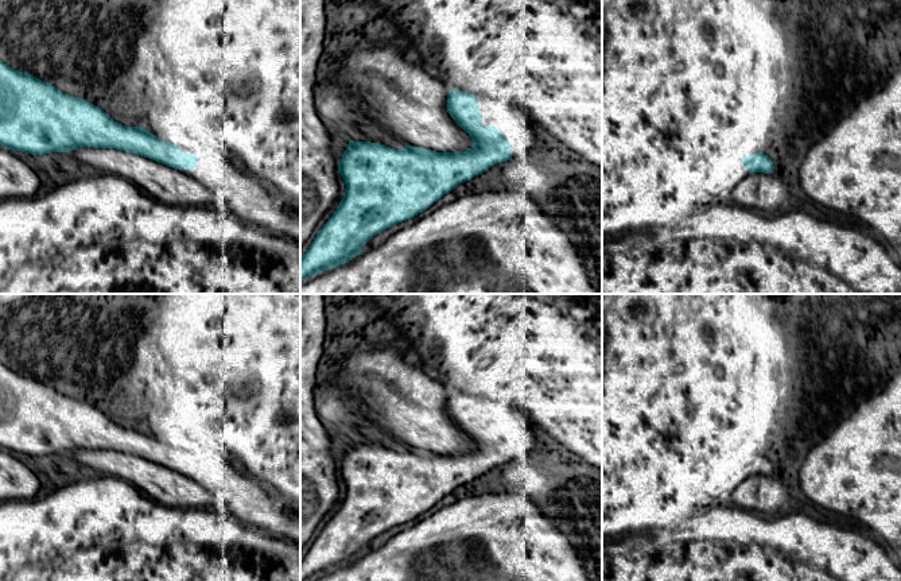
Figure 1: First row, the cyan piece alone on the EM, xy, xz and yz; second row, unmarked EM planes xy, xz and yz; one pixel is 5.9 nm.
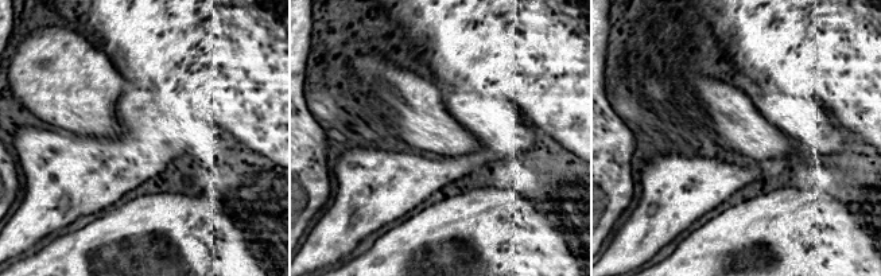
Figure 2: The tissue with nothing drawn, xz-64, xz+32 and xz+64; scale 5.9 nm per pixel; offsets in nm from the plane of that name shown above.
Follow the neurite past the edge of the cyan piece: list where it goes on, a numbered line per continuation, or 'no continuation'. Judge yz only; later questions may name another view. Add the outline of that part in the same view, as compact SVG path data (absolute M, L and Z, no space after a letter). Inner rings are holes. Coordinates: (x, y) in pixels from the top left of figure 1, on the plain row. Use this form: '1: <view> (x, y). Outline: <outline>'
1: yz (734, 475). Outline: M739 461L730 465L719 477L715 485L719 504L727 504L731 500L734 489L750 475Z

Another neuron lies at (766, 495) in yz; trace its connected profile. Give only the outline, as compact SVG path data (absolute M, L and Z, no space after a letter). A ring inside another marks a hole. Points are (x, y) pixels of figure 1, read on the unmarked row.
M753 475L734 489L731 501L742 510L773 518L785 511L787 496L788 489L777 476Z

